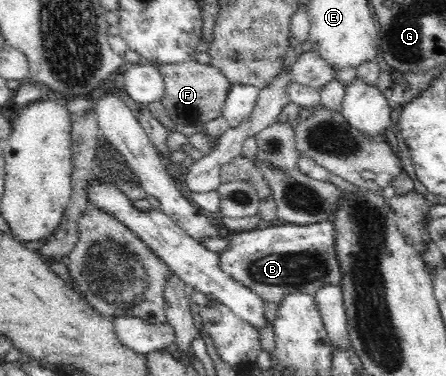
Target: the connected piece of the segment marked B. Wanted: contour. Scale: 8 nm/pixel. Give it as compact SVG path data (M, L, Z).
M325 221L319 224L312 225L294 225L294 224L282 224L278 223L274 226L267 226L265 228L255 228L254 230L243 230L242 232L231 232L229 237L225 237L225 240L229 240L229 247L225 251L219 251L219 268L223 272L227 273L227 276L231 276L231 279L241 282L245 287L254 291L264 302L272 301L279 306L279 303L283 301L283 297L287 293L310 293L314 295L316 291L319 291L321 287L325 285L339 285L341 286L341 270L339 269L339 260L337 260L337 250L335 250L335 235L337 235L337 228L332 221Z

